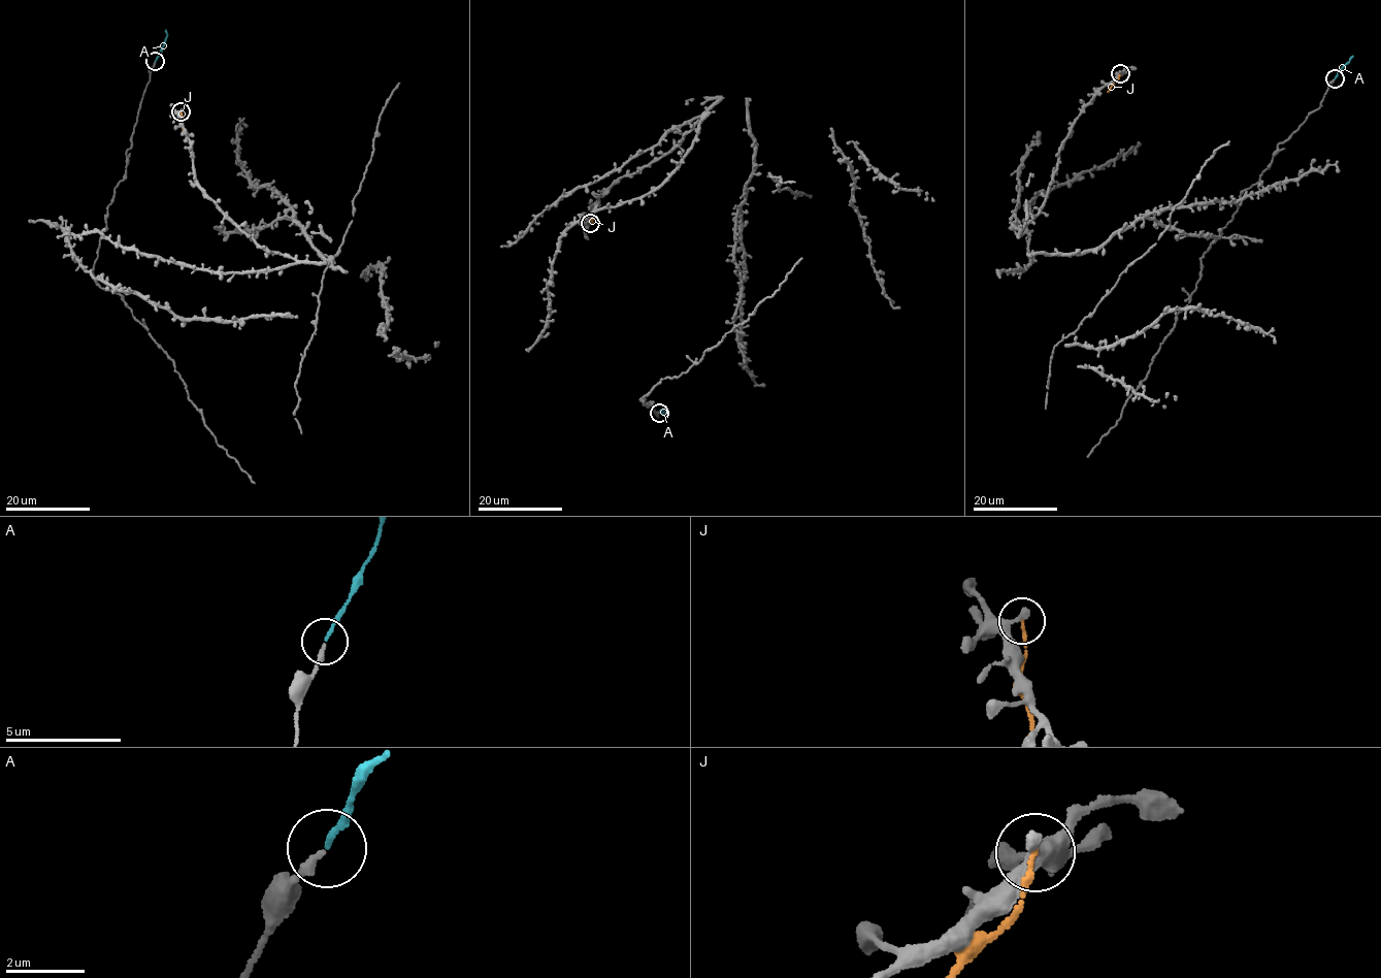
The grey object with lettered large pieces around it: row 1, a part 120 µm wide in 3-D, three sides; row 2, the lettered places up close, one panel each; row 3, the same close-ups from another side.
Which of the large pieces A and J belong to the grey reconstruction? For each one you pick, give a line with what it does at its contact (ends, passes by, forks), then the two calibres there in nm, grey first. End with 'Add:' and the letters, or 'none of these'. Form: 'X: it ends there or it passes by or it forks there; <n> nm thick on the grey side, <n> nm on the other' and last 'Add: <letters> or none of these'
A: it ends there; 200 nm thick on the grey side, 120 nm on the other
Add: A

